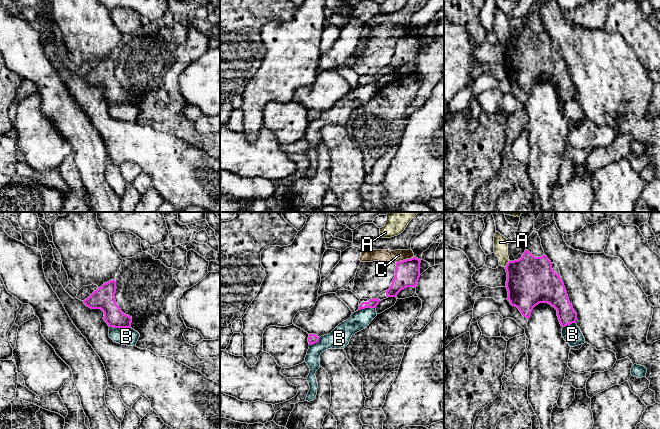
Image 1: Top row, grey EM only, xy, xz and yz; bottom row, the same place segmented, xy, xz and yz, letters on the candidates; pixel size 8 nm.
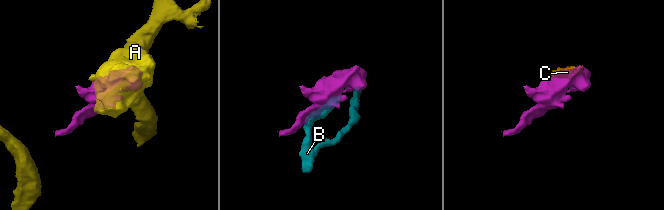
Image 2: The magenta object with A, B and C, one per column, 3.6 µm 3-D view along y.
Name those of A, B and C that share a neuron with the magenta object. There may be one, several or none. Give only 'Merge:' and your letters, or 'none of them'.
Merge: none of them

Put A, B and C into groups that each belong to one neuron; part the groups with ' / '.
A / B / C

